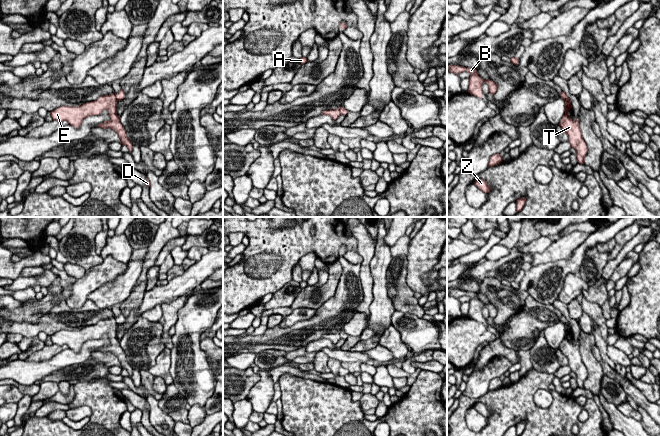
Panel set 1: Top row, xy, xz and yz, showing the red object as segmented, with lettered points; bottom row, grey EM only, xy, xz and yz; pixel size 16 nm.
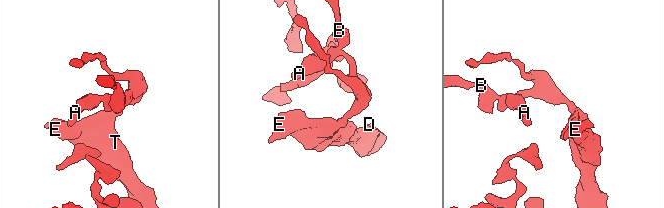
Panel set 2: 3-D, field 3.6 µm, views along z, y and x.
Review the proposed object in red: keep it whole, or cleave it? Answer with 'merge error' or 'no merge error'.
merge error

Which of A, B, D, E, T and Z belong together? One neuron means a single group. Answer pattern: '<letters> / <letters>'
A B / D E T Z

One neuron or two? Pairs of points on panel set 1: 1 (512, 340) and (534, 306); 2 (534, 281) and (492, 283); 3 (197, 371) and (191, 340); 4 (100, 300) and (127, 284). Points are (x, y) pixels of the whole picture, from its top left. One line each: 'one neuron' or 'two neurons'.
1: one neuron
2: two neurons
3: one neuron
4: one neuron

